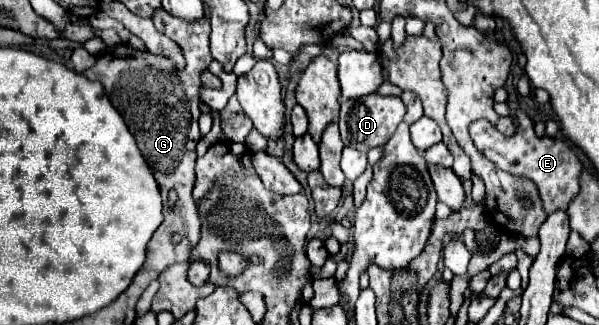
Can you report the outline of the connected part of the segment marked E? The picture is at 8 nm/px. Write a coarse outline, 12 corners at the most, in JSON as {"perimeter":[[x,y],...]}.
{"perimeter":[[525,111],[517,132],[487,118],[469,126],[475,148],[531,178],[545,212],[567,210],[581,162],[567,140],[539,138]]}

